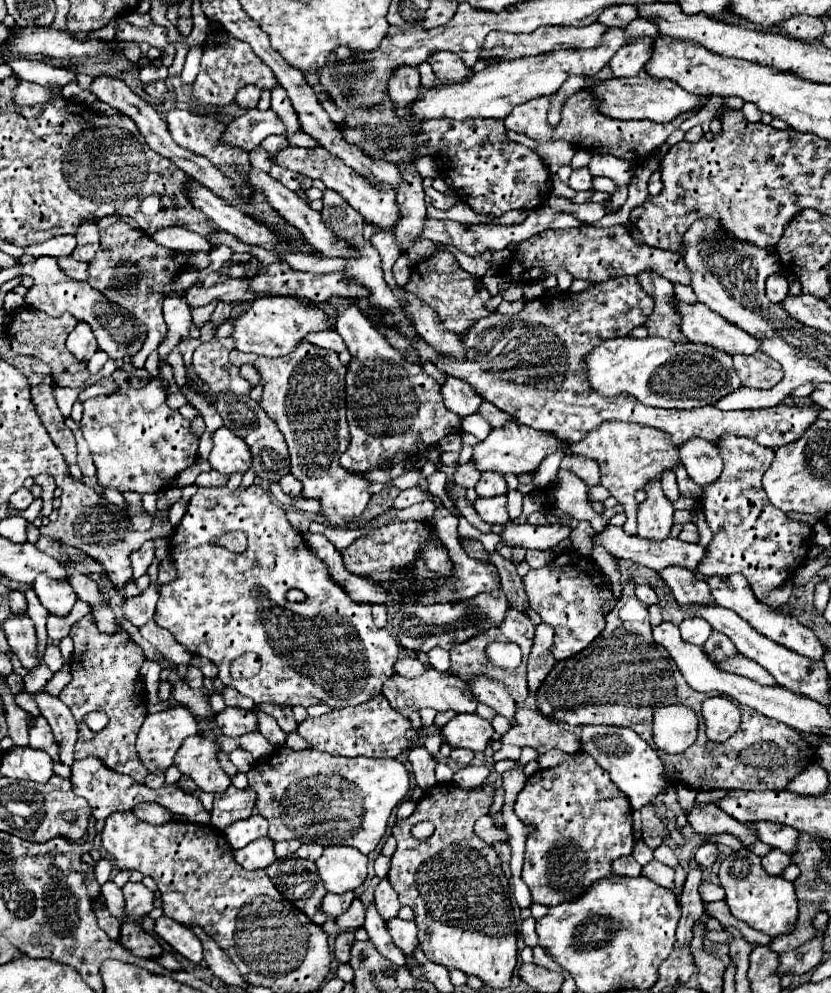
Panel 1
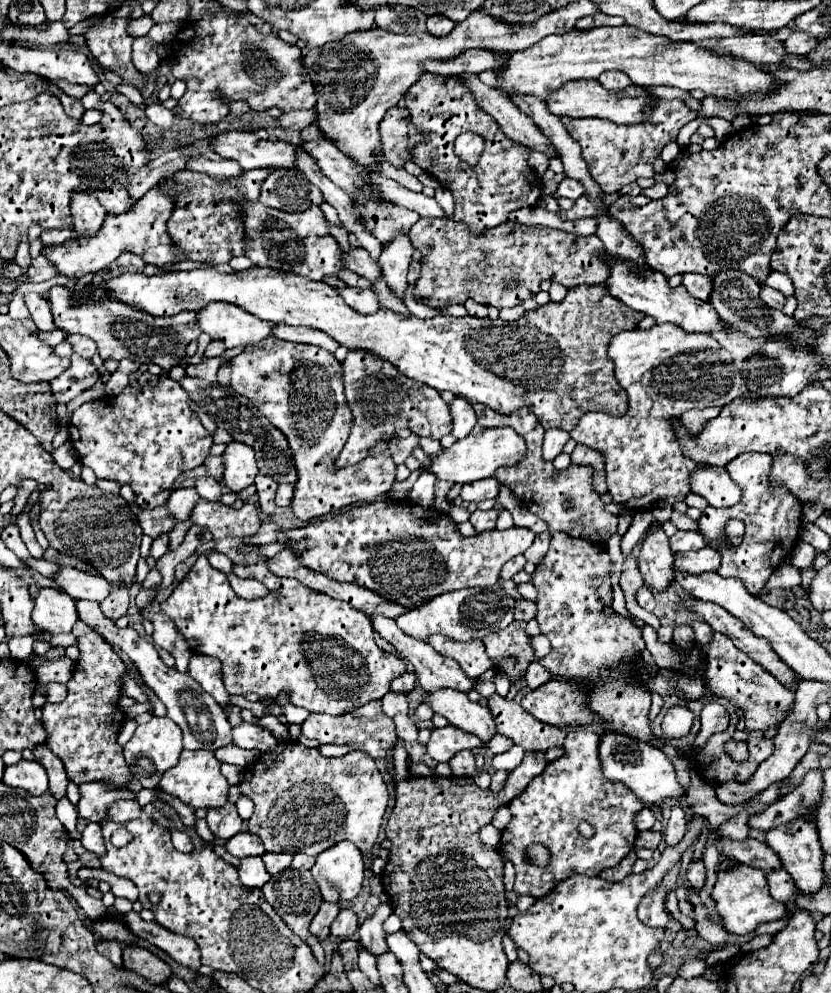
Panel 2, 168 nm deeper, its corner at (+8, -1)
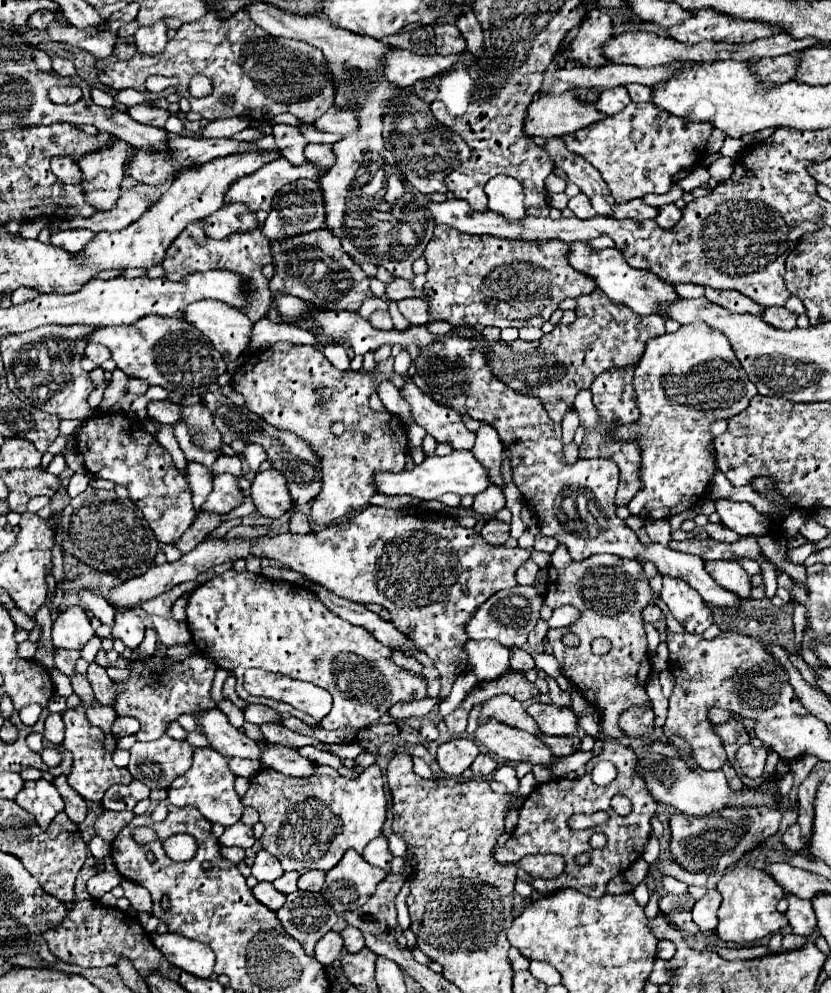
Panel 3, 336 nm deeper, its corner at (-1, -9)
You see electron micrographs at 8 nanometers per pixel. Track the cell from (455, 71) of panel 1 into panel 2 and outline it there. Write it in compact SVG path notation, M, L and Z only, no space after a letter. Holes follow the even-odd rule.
M459 75L459 79L465 81L465 85L473 91L477 103L499 123L499 127L509 139L533 151L541 151L547 157L559 157L559 151L551 145L543 131L539 131L539 127L531 123L531 117L523 115L513 105L513 101L507 99L507 95L503 95L503 91L487 87L477 75Z

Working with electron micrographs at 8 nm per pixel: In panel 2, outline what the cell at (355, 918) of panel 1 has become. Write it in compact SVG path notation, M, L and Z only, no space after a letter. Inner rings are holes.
M343 909L331 925L331 935L339 939L349 939L357 931L357 915L349 909Z

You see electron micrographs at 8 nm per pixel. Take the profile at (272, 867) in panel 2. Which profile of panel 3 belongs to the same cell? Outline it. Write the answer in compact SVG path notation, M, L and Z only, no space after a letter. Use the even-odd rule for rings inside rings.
M288 871L288 873L284 873L282 877L278 877L278 879L274 881L274 885L276 885L276 889L278 889L278 891L282 891L282 893L294 893L294 891L298 889L298 887L296 887L298 877L300 877L300 875L296 875L296 873Z

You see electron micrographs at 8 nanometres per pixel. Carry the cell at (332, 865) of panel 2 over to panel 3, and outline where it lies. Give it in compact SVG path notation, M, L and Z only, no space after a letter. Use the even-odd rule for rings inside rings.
M348 851L340 863L326 873L322 895L336 913L354 911L368 901L384 877L386 873L366 863L360 853Z

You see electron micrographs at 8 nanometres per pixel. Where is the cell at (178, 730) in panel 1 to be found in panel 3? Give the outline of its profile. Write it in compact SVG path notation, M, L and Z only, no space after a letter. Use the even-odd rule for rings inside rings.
M168 735L156 739L156 741L148 741L148 743L134 743L134 747L130 749L130 763L128 763L128 771L132 771L132 777L142 781L146 787L150 789L168 789L170 783L184 775L188 771L188 767L192 765L192 747L188 741L178 741L172 739Z

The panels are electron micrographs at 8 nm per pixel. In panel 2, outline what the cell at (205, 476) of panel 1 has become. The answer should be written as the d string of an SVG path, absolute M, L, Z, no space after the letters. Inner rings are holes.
M199 477L197 483L195 483L195 489L197 489L197 493L199 493L203 499L209 499L209 501L221 501L223 489L221 489L219 481L213 479L213 477Z

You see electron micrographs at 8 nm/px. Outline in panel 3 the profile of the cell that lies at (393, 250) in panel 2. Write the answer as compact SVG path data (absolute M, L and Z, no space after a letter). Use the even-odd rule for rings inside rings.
M400 299L398 309L412 325L428 323L428 305L424 305L424 299Z

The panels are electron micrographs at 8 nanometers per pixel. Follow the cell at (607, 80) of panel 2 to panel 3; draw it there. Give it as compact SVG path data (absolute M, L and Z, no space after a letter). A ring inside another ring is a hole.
M622 85L614 87L614 89L608 89L608 91L602 91L600 99L596 101L596 105L600 107L600 111L604 111L608 115L614 115L614 113L622 111L628 103L630 103L630 93Z

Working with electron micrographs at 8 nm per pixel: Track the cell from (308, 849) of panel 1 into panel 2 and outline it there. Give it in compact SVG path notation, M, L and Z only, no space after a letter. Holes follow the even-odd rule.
M297 853L297 855L293 855L293 863L291 863L291 867L293 867L293 869L309 871L309 869L313 867L313 863L315 863L313 857L309 857L309 855L305 855L305 853Z

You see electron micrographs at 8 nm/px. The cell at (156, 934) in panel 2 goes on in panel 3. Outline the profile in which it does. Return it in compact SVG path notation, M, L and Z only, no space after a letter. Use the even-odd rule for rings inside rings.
M154 935L152 943L156 949L164 953L164 957L170 959L172 965L196 975L196 977L210 977L214 967L214 955L210 947L204 947L204 943L196 943L194 939L184 939L182 935Z

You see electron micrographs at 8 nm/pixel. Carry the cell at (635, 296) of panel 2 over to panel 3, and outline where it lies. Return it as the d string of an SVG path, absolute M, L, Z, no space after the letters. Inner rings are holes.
M572 243L572 251L570 251L570 263L572 267L576 267L578 271L590 275L598 289L602 289L608 299L612 303L622 303L626 307L630 307L634 313L638 315L648 315L648 313L658 313L664 319L668 319L664 307L672 305L676 301L680 301L680 295L676 293L676 289L668 283L664 283L664 279L660 279L658 275L654 275L652 271L644 271L644 269L634 269L626 263L626 259L620 255L620 251L616 249L602 249L602 251L594 251L592 247L588 247L586 243Z

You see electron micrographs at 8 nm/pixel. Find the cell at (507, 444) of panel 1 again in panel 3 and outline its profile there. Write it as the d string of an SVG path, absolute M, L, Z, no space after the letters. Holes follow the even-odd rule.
M452 451L446 457L426 457L420 465L416 465L412 471L400 471L400 473L376 473L376 485L378 493L384 495L402 495L408 493L418 499L440 499L444 493L456 493L456 495L478 495L490 485L490 475L484 465L480 465L478 459L470 451Z

